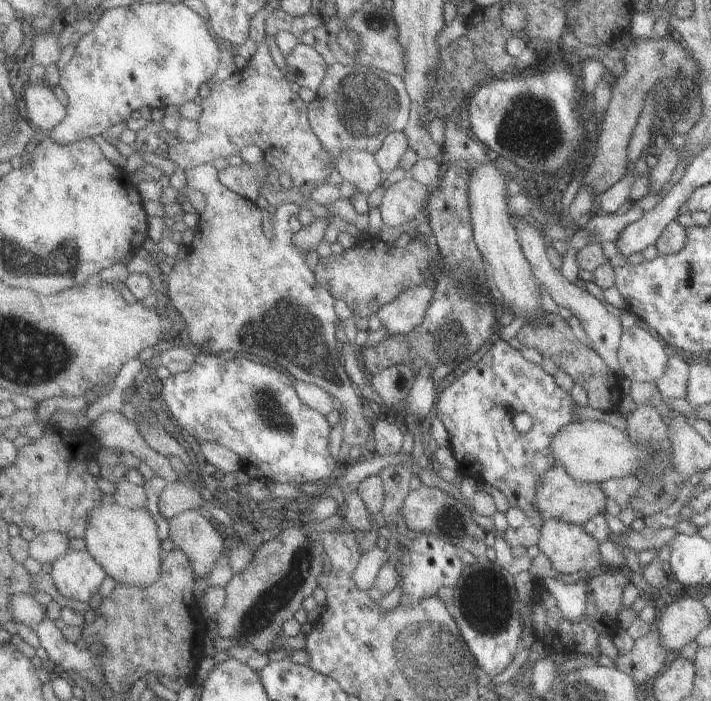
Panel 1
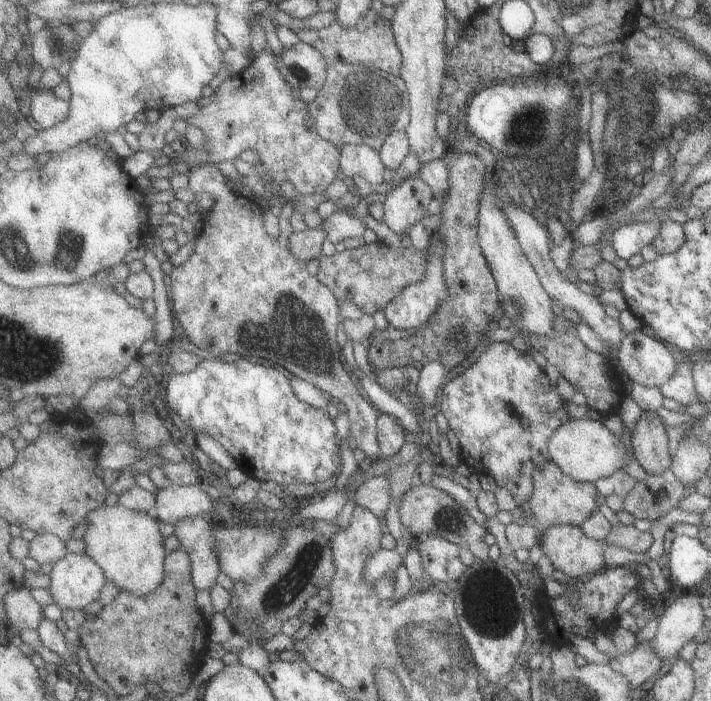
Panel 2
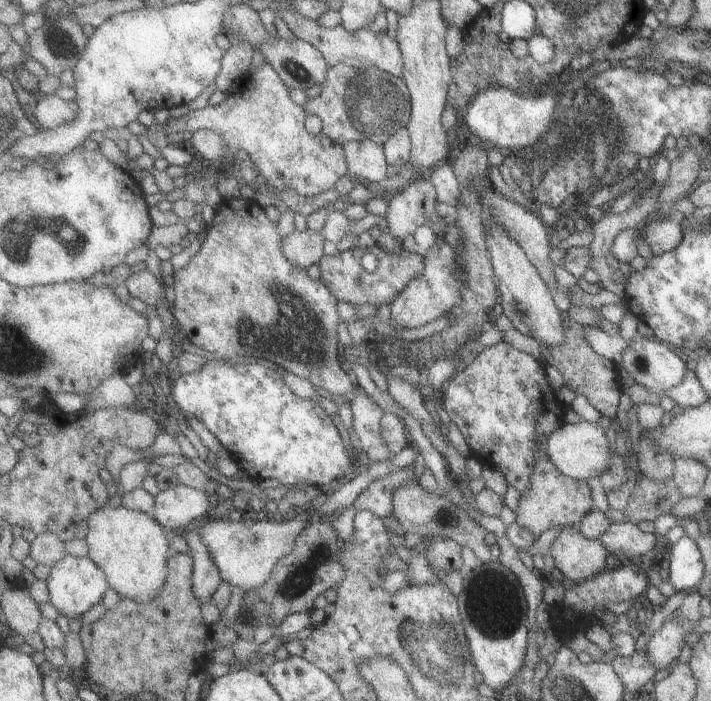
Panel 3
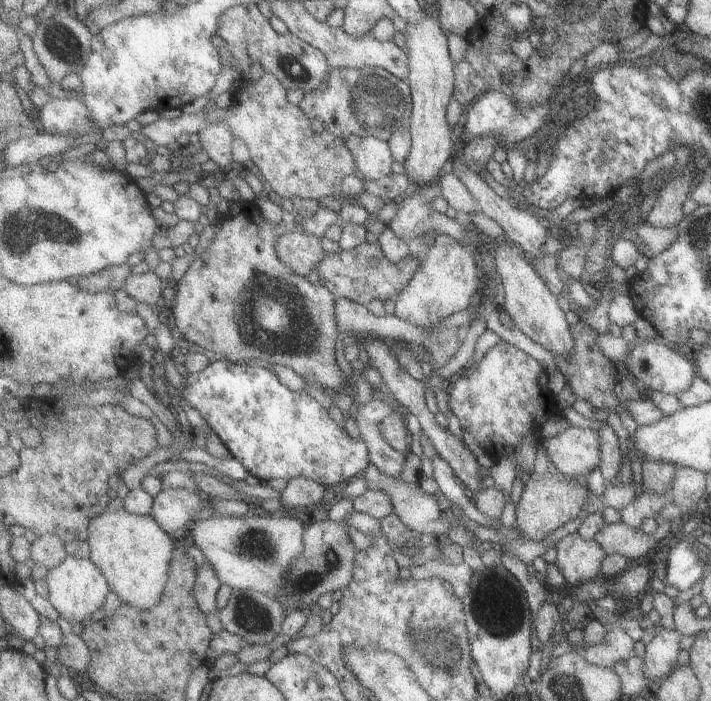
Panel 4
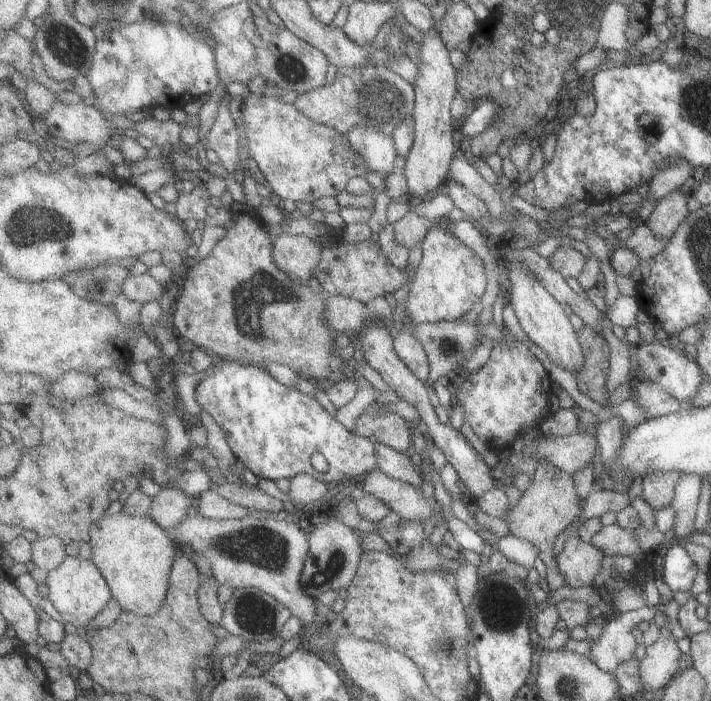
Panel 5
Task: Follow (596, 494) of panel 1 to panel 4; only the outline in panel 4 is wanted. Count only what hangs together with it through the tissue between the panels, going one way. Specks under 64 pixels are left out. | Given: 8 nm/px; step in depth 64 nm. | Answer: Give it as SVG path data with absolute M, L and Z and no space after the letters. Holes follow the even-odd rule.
M537 442L535 446L537 458L535 458L535 468L531 472L531 480L525 484L521 502L517 504L517 522L515 528L523 532L523 536L531 542L541 542L549 534L557 532L559 528L575 522L581 518L581 514L587 510L587 504L591 500L591 488L583 486L577 482L577 478L571 478L563 474L551 456L547 454L547 448L543 442Z

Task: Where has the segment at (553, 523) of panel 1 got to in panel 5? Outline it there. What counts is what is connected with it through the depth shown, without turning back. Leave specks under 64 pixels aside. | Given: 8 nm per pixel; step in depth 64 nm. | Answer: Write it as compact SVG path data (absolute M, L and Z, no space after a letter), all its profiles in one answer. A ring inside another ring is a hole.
M571 536L561 542L561 550L557 556L559 568L565 574L567 586L593 586L599 578L601 562L605 552L593 542L585 542L579 536Z

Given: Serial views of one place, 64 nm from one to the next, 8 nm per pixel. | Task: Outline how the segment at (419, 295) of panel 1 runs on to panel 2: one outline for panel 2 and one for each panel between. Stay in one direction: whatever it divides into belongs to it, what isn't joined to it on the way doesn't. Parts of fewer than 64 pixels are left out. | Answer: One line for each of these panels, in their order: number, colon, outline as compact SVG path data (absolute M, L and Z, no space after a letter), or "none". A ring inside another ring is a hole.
2: M433 246L429 250L429 268L427 268L427 276L419 282L413 284L411 288L405 288L405 292L401 292L401 296L397 296L393 302L387 304L387 308L383 310L383 316L387 318L389 326L395 330L411 330L417 332L419 328L427 326L429 320L437 314L437 310L441 308L441 304L449 298L447 290L445 290L445 278L443 278L443 270L445 270L445 256L439 256L441 252L437 252Z

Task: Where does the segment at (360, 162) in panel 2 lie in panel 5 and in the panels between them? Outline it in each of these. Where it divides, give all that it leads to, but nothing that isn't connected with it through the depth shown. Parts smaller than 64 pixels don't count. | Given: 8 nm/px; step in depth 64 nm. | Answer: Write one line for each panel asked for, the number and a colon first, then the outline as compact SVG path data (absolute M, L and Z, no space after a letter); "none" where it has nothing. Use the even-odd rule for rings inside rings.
3: M373 140L349 142L345 144L345 158L351 178L363 178L371 184L381 184L383 180L387 180L389 162L385 146L375 144Z
4: M351 136L347 140L349 150L355 156L359 176L369 180L383 180L391 174L391 166L395 162L391 144L379 138L365 138L365 136Z
5: M361 124L347 134L351 140L351 146L363 156L367 164L367 172L373 172L375 176L387 178L395 172L393 164L399 156L399 150L395 148L393 134L381 134L375 126Z

